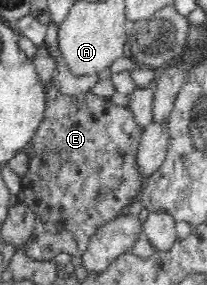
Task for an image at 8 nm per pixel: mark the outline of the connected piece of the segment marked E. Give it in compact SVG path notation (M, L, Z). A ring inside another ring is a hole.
M38 46L38 51L32 61L39 78L45 82L47 97L44 119L35 131L31 142L23 148L30 158L30 168L27 172L29 178L26 175L25 178L22 178L20 197L34 212L36 239L28 244L26 254L30 254L37 261L47 261L53 259L60 252L82 255L95 231L117 215L124 214L127 206L139 197L139 192L145 182L145 174L138 158L138 146L144 127L136 121L128 106L113 105L108 103L105 98L93 96L91 92L81 96L57 93L57 89L48 84L49 76L53 74L55 65L53 65L51 57L47 55L45 47ZM101 186L110 187L110 196L103 197L101 201L93 201L92 192ZM67 214L74 218L74 225L71 225L70 229L62 236L51 236L51 226L55 224L55 220L67 218Z

